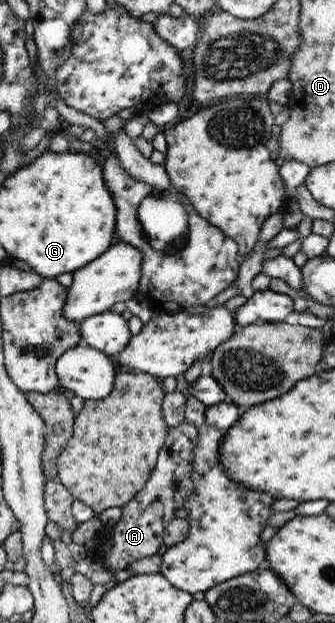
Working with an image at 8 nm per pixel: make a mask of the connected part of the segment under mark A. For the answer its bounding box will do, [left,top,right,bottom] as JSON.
[86,421,197,570]

